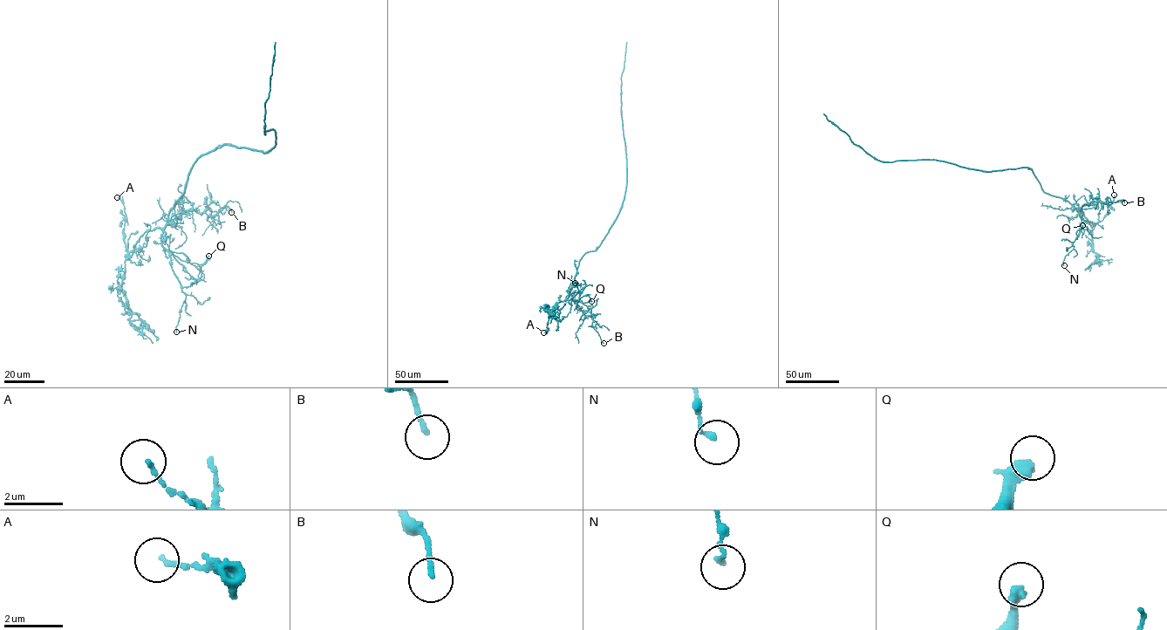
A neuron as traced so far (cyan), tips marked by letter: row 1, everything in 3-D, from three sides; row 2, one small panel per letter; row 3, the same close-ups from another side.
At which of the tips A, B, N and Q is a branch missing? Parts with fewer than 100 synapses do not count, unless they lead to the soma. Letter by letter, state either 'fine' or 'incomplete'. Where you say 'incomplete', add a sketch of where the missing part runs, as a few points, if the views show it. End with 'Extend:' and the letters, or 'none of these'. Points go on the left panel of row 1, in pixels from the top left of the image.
A: fine
B: fine
N: fine
Q: fine
Extend: none of these

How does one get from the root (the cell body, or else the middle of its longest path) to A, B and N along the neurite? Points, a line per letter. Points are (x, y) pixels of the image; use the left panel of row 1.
A: (251, 149), (221, 145), (203, 154), (168, 222), (146, 232), (128, 253), (126, 214), (117, 197)
B: (251, 149), (221, 145), (203, 154), (168, 220), (207, 208), (210, 215), (227, 206), (231, 212)
N: (251, 149), (221, 145), (203, 154), (191, 169), (184, 192), (171, 209), (161, 243), (185, 295), (176, 332)

